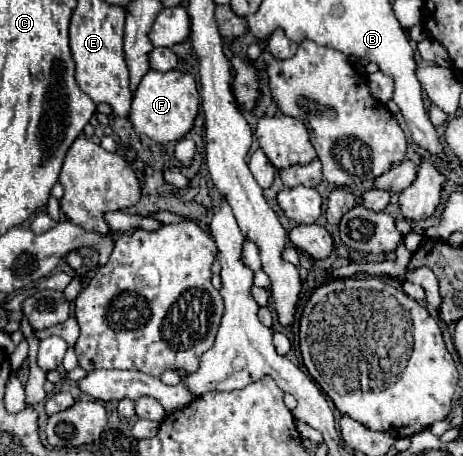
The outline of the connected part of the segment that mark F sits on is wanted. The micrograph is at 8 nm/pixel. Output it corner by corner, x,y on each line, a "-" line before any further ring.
178,69
166,73
148,71
134,93
128,119
136,133
148,135
158,143
170,143
170,141
180,141
186,133
194,129
198,107
200,107
200,93
196,79
190,73

